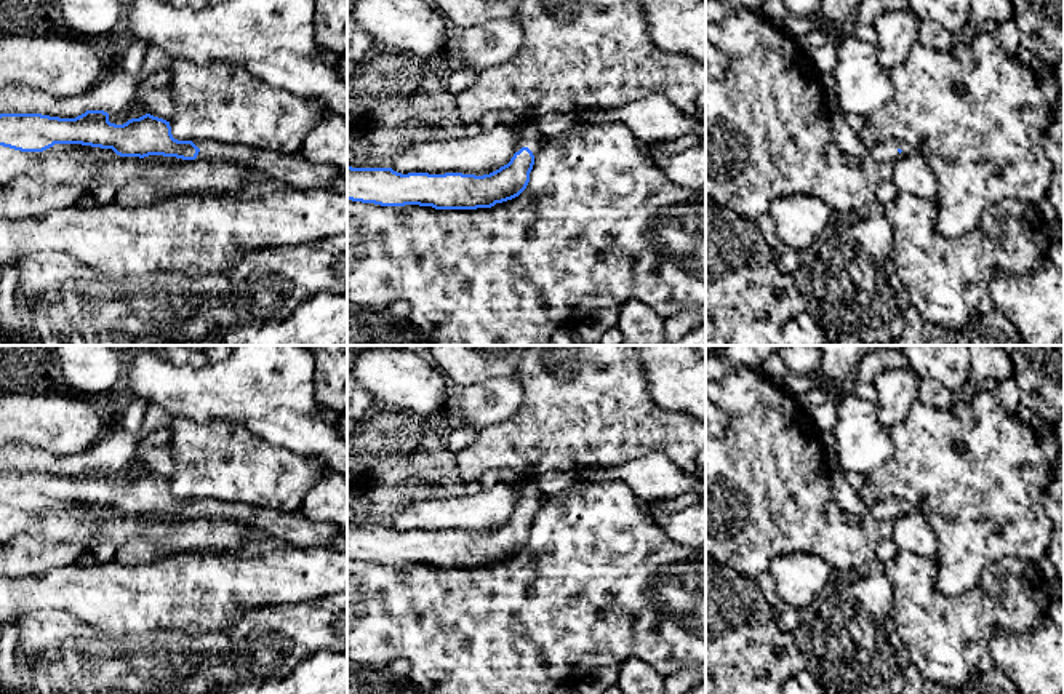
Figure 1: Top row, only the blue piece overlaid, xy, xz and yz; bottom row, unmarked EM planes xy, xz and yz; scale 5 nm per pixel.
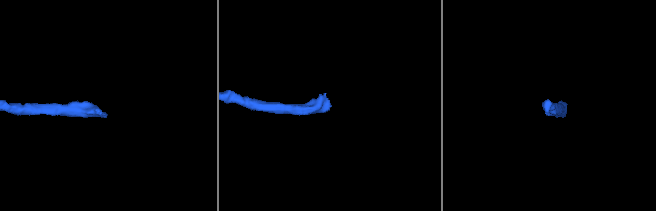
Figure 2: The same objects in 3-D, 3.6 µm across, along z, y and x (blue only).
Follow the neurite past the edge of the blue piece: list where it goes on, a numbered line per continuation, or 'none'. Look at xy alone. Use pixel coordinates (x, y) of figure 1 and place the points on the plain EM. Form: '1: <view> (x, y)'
1: xy (295, 528)

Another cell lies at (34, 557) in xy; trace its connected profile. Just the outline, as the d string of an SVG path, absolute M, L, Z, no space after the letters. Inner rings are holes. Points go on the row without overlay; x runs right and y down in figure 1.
M21 534L0 547L0 577L35 577L77 563L93 548Z

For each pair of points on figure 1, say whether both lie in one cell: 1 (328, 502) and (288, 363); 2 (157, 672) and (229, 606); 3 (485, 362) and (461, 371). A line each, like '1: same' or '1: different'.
1: different
2: different
3: same

